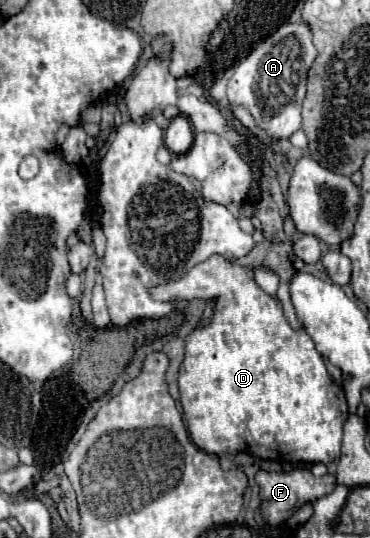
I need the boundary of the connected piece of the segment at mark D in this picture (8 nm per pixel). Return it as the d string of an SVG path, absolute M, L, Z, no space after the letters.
M214 254L210 256L206 262L200 262L196 264L192 270L188 270L182 278L178 280L172 280L172 282L164 282L164 284L158 284L154 288L150 288L150 296L154 300L160 300L160 302L176 302L176 300L206 300L208 304L210 302L216 302L214 304L214 316L212 320L202 326L202 328L194 328L186 340L184 340L184 360L180 364L180 372L178 372L178 390L180 390L180 404L184 408L184 420L186 420L186 426L188 426L188 432L190 432L190 438L192 442L208 452L208 454L224 454L224 452L248 452L256 458L264 458L264 460L278 460L280 462L291 463L322 463L330 464L332 460L340 458L340 444L342 444L342 428L344 428L344 422L348 418L348 406L346 406L346 396L344 396L344 390L330 378L328 370L326 370L326 364L324 364L324 358L322 354L316 350L316 344L314 340L310 338L310 334L306 332L304 326L300 326L298 330L294 330L286 316L284 316L284 310L282 310L282 304L278 298L272 298L270 294L266 294L258 284L256 280L252 278L252 272L234 262L234 260L228 260L220 254Z

